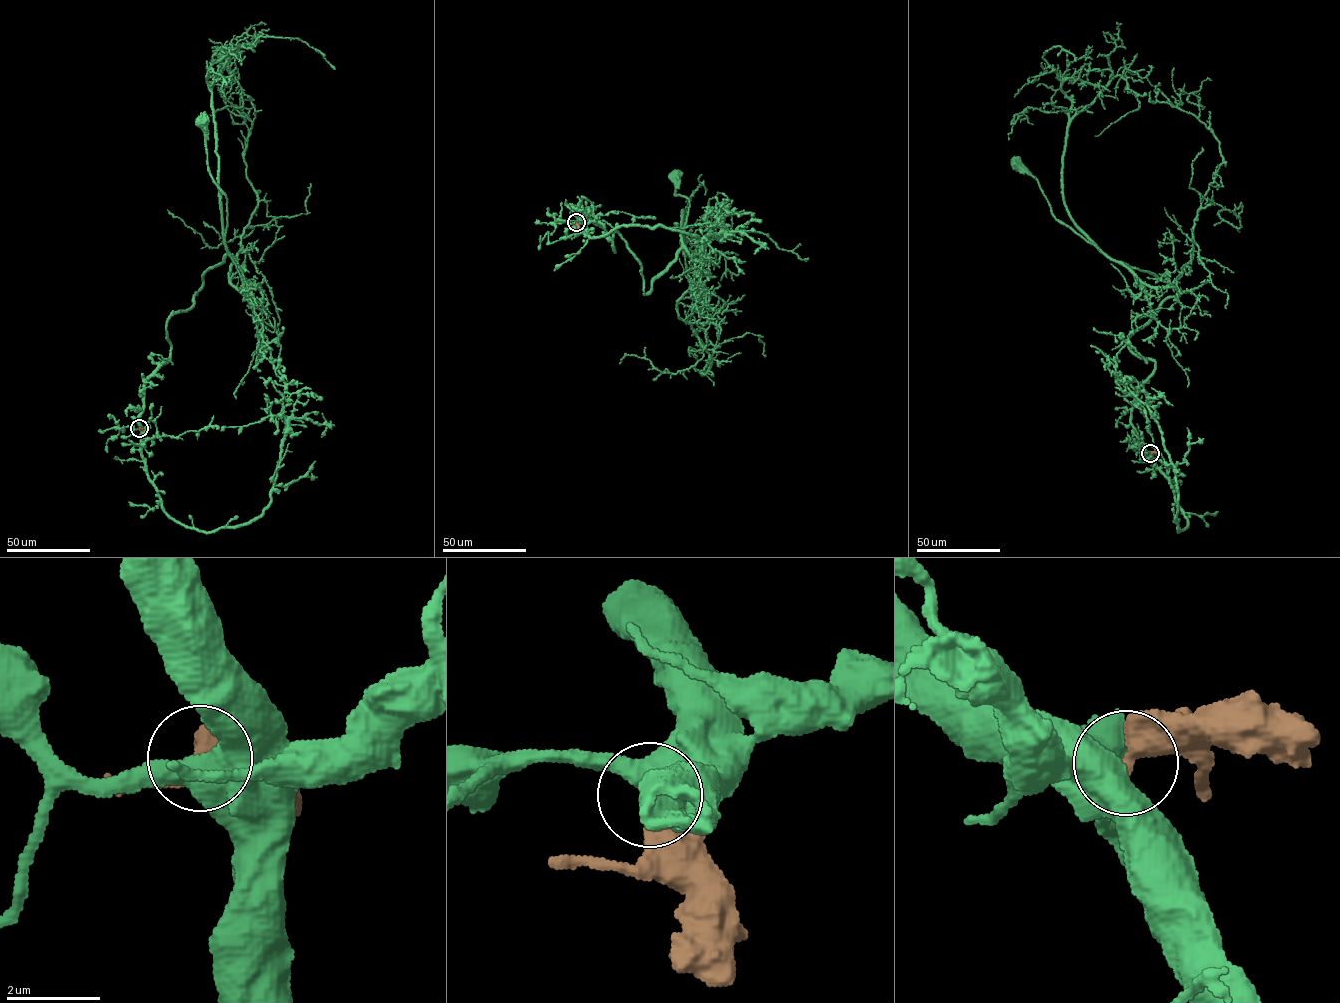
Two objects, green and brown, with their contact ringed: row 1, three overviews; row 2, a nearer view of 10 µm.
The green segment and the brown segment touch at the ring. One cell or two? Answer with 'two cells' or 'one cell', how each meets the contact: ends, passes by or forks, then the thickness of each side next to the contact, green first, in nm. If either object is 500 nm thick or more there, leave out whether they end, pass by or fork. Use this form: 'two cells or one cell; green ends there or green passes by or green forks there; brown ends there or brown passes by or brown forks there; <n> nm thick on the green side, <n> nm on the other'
one cell; 500 nm thick on the green side, 550 nm on the other

